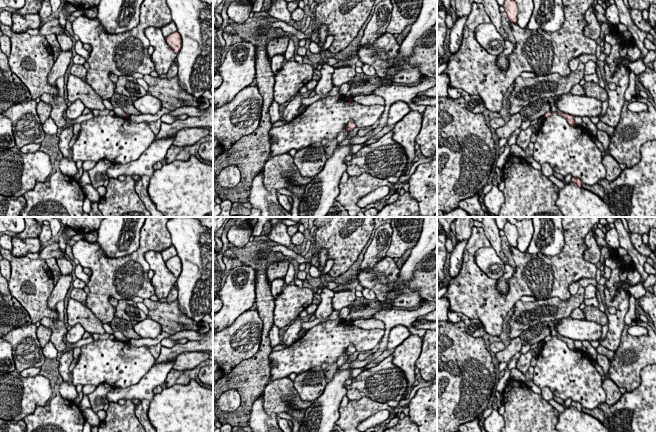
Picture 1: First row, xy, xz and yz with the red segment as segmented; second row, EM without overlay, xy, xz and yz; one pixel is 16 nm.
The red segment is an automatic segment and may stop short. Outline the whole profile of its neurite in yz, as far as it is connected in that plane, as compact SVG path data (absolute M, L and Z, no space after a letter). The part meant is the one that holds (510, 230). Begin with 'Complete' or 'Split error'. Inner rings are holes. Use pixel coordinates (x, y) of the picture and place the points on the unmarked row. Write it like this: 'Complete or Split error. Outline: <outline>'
Complete. Outline: M507 221L503 228L503 231L509 244L512 247L517 248L518 231L516 226Z

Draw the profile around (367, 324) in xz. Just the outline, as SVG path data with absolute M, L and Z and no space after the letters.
M373 318L370 319L357 319L352 322L354 326L357 326L359 328L365 329L365 330L370 330L370 329L382 329L385 330L385 324L381 320L376 320Z

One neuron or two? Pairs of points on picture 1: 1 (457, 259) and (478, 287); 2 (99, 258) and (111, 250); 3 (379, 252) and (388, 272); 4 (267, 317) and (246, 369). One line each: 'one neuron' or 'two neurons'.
1: two neurons
2: two neurons
3: two neurons
4: one neuron

